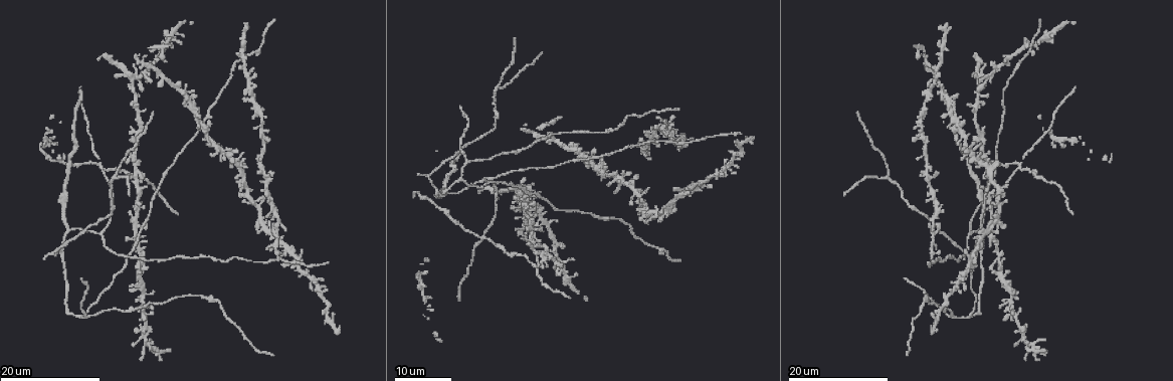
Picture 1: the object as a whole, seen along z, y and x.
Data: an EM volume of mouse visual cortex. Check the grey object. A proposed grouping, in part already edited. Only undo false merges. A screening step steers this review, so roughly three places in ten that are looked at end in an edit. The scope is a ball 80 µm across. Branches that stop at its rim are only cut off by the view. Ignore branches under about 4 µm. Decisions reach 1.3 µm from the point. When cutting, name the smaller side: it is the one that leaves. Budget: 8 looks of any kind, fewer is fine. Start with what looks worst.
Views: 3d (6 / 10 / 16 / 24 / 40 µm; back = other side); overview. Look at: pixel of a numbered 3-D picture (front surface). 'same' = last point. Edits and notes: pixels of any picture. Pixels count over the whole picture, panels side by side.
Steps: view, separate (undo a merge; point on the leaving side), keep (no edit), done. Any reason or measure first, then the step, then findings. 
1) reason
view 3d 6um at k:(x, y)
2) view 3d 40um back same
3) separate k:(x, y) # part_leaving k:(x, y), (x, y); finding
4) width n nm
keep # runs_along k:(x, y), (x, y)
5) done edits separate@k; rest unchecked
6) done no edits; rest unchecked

branch point
view 3d 24um at 1:(1019, 168)

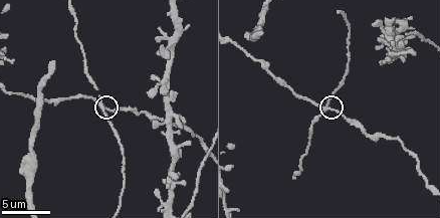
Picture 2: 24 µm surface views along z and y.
view 3d 10um at 2:(328, 110)

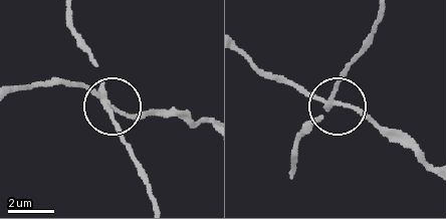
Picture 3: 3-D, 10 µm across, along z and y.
side_arm 24 um
separate 3:(77, 83) # part_leaving 3:(106, 100), (134, 117), (203, 122); two neurons meet here

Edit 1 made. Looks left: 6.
view overview

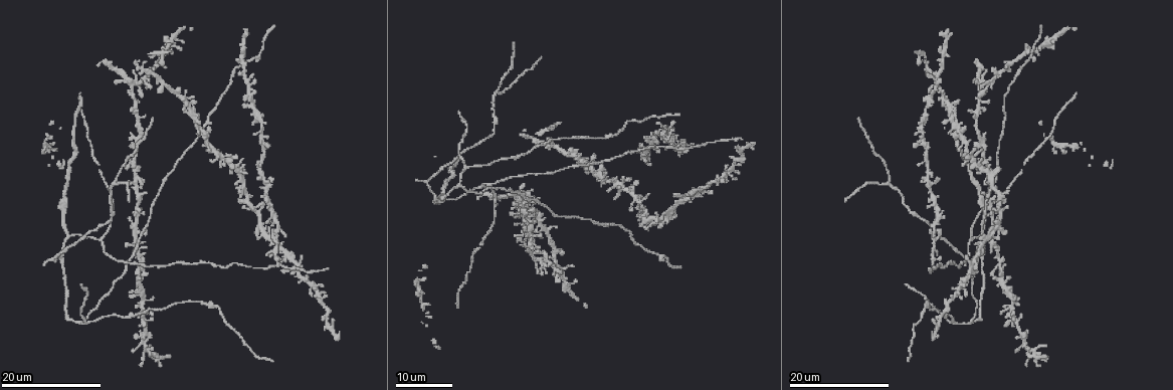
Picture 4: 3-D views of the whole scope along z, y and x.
arms part here
view 3d 16um at 4:(435, 195)

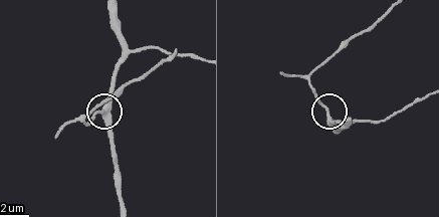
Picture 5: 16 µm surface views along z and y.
view 3d 6um at 5:(330, 114)

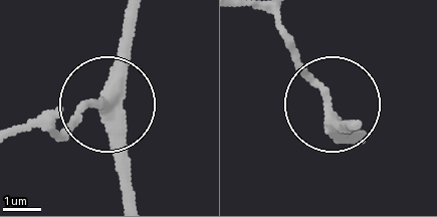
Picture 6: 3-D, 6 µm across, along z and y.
arms 3
keep # all the same neuron

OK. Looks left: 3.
view 3d 16um at 4:(100, 237)

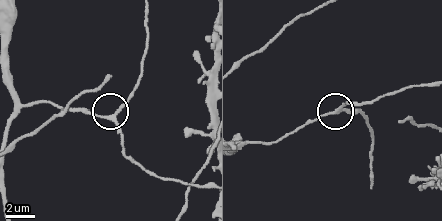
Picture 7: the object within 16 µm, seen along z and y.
zoom in
view 3d 10um at 7:(334, 112)

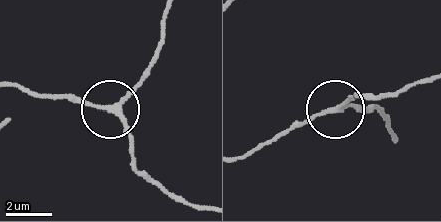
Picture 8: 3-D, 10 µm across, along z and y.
keep # runs_along 8:(185, 204), (139, 171), (130, 131), (114, 107), (155, 63); continuous, no second neuron

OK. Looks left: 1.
done edits separate@3; rest unchecked

